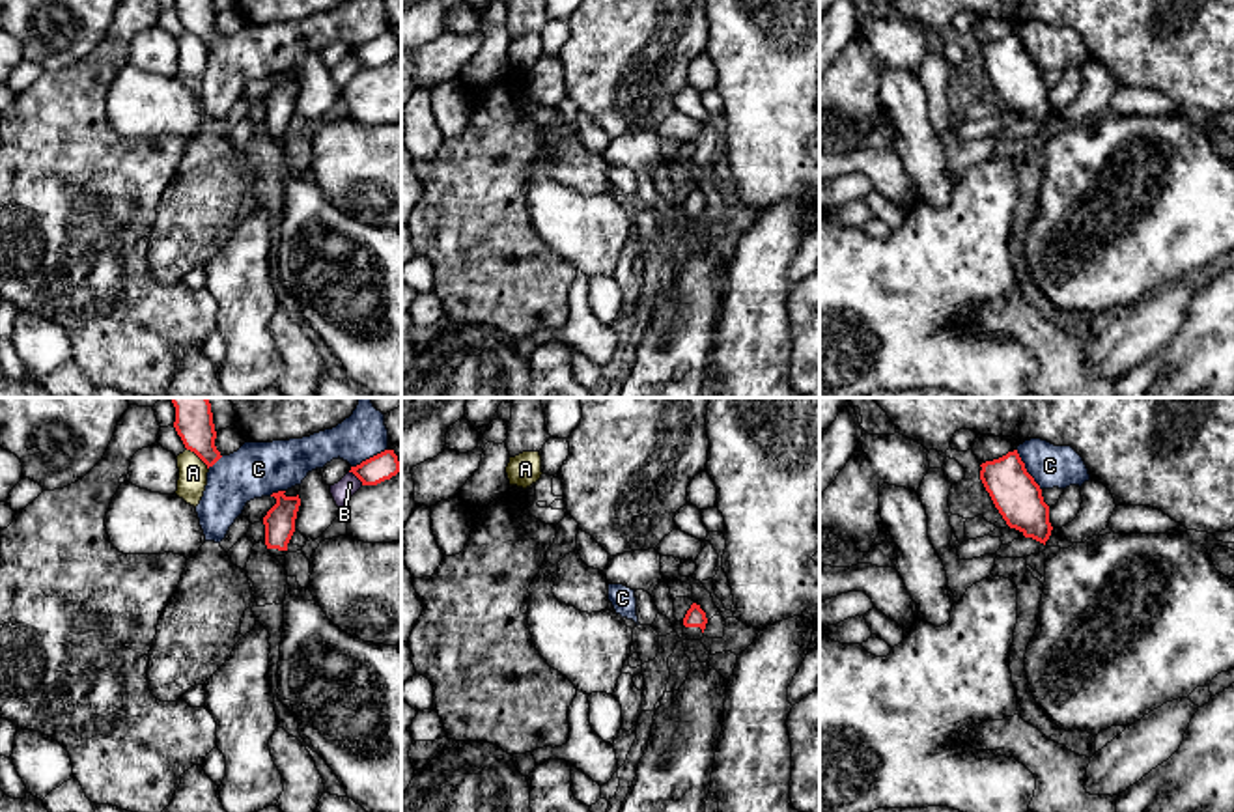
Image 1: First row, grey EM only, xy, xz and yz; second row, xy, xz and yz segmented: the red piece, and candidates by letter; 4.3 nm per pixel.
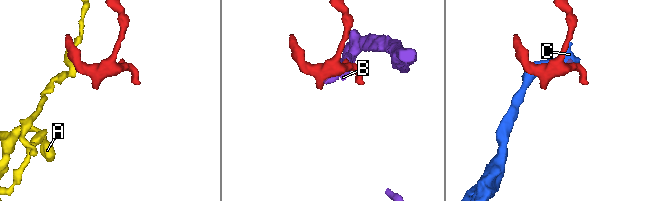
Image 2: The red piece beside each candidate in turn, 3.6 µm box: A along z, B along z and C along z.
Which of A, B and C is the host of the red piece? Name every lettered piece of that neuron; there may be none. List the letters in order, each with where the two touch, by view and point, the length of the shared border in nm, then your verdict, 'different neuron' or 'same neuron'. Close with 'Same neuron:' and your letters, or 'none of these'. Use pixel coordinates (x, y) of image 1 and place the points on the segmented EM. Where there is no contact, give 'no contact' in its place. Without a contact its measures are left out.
A: contact xy (198, 456); length 130 nm; different neuron
B: contact xy (357, 476); length 90 nm; different neuron
C: contact yz (1025, 471); length 200 nm; different neuron
Same neuron: none of these

